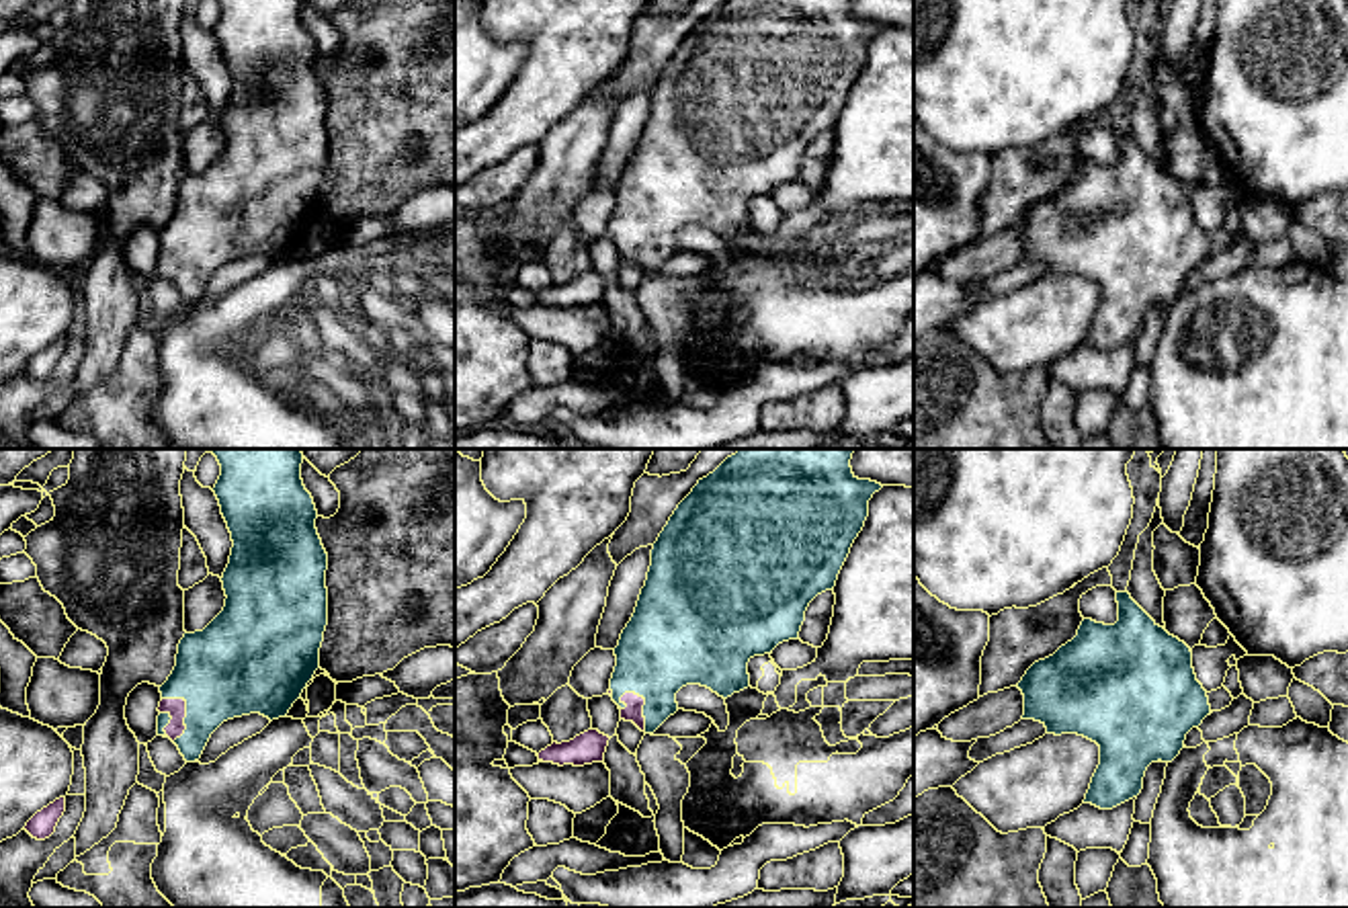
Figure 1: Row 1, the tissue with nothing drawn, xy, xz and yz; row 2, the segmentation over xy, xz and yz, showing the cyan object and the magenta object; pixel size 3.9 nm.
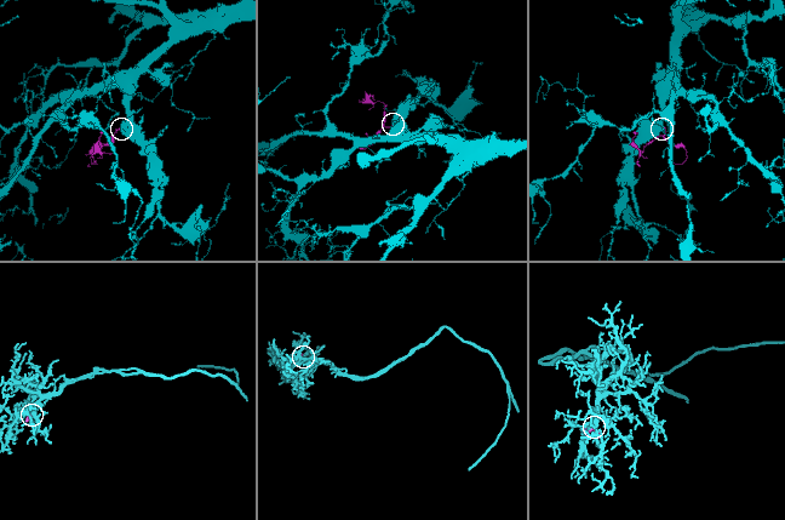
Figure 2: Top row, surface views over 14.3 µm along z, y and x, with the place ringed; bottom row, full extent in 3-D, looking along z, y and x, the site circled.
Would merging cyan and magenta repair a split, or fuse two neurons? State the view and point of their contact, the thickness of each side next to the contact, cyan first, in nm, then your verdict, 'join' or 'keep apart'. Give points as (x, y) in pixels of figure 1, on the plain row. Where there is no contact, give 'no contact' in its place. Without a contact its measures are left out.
xz (644, 246) | 340/80 nm | join

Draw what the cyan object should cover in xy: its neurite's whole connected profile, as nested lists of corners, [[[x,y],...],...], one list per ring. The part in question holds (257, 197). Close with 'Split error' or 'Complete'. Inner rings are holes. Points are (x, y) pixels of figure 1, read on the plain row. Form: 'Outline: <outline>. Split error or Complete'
Outline: [[[217,0],[221,16],[213,29],[231,74],[231,96],[223,113],[225,148],[203,170],[184,174],[176,207],[160,228],[158,277],[170,279],[186,303],[201,299],[211,275],[227,260],[260,254],[287,258],[320,209],[320,189],[328,166],[328,94],[315,70],[318,51],[301,20],[303,0]]]. Split error

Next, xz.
Outline: [[[725,0],[713,14],[699,20],[654,84],[645,127],[641,129],[635,154],[623,170],[619,187],[615,189],[617,207],[610,219],[608,236],[619,246],[621,260],[633,262],[645,275],[654,275],[670,256],[678,252],[676,234],[686,225],[707,228],[723,240],[748,230],[748,203],[754,197],[772,195],[772,191],[783,182],[797,180],[809,143],[817,135],[834,131],[850,88],[869,57],[869,41],[881,29],[883,27],[877,23],[858,20],[852,14],[850,0]]]. Split error

